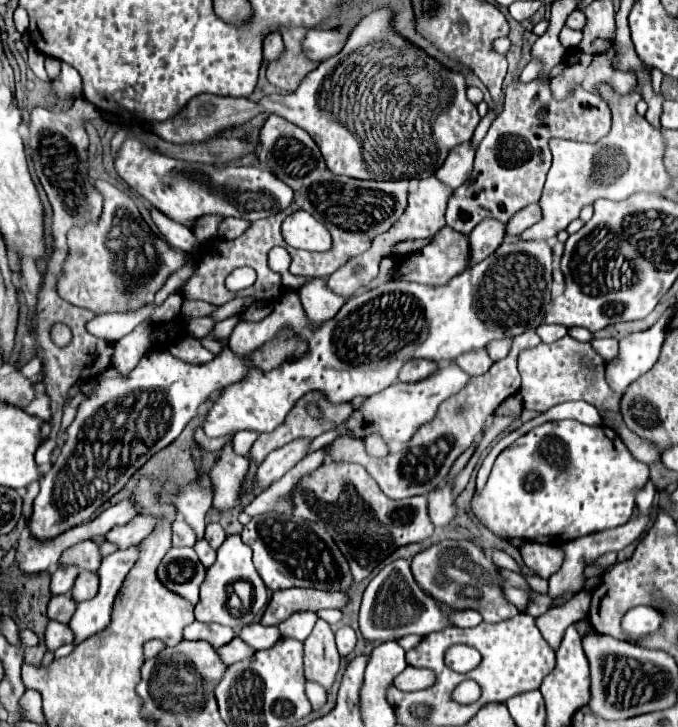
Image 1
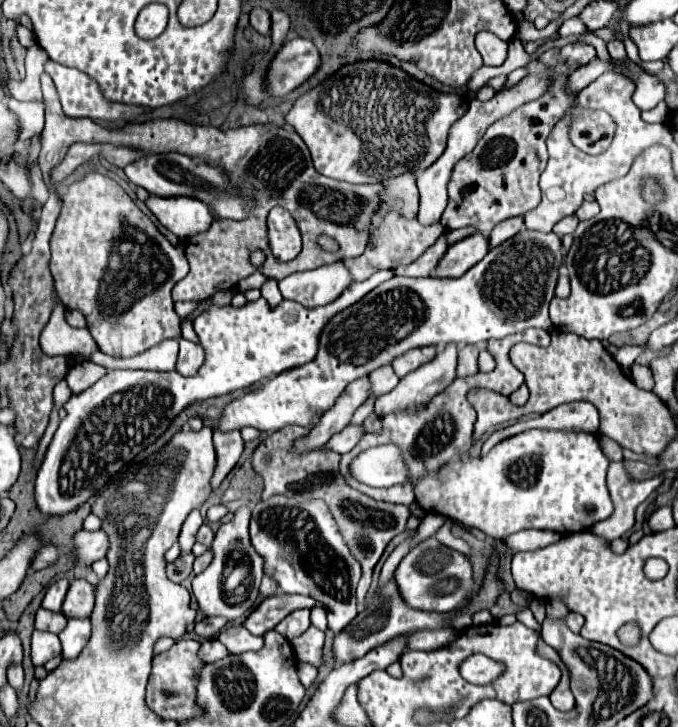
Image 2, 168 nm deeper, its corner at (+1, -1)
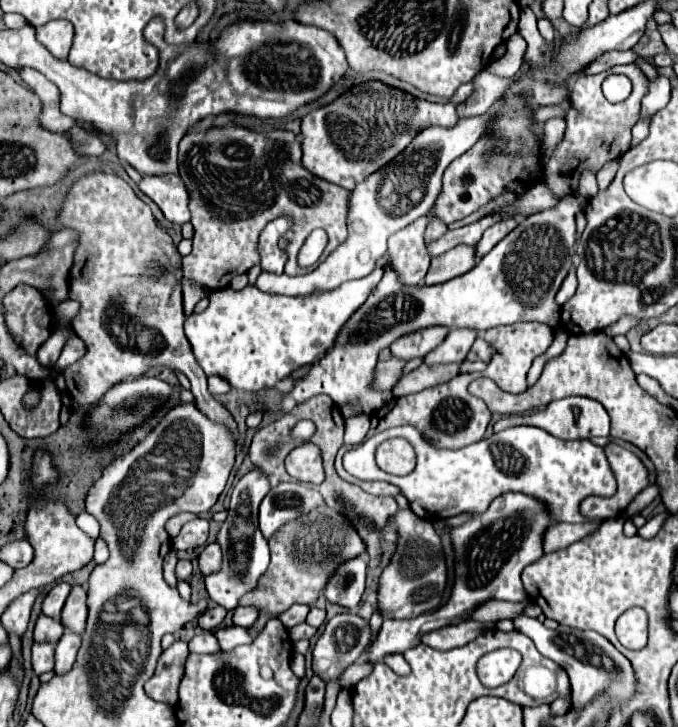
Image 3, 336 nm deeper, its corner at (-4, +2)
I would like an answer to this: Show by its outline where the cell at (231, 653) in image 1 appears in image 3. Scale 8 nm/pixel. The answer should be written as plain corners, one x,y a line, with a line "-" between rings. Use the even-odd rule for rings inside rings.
203,632
189,642
189,650
197,654
215,654
221,650
221,646
217,644
217,638
213,636
213,632

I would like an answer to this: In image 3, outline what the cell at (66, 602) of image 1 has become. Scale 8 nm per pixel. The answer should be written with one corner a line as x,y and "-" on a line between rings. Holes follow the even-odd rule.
39,614
37,624
35,624
35,640
45,640
45,642
57,644
59,638
63,636
63,632
65,632
65,626
61,624
61,620

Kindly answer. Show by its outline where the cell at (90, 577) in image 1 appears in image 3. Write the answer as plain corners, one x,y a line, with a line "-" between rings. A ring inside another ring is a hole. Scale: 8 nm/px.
73,586
63,614
61,614
61,622
65,628
81,634
85,630
85,622
87,622
87,614
89,614
89,606
87,606
87,590
83,586

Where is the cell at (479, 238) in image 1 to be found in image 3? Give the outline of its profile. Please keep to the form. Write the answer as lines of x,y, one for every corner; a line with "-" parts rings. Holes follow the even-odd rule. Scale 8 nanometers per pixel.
459,244
453,250
437,256
431,260
429,272
425,276
425,284
441,284
447,282
451,278
457,278
465,272
469,272
471,268
475,268
477,264
477,252
475,246
467,246
467,244

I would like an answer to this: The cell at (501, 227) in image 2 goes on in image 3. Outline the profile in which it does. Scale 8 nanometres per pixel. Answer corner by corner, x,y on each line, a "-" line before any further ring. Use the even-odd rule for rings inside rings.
509,218
509,220
501,220
501,222
497,222
497,224
493,224
491,228
487,228
485,230
485,234
483,234
483,238
477,242
477,258
481,258
481,256
485,256
495,244
499,244
515,226
519,224
519,220
517,218

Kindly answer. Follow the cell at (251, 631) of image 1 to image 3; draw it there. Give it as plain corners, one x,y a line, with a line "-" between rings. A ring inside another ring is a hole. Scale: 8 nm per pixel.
227,626
227,628
219,628
215,632
217,640
219,640
219,646
223,652
229,652
233,650
235,646
241,646
241,644
251,644
253,642
253,636
249,634
247,628
241,628
241,626

